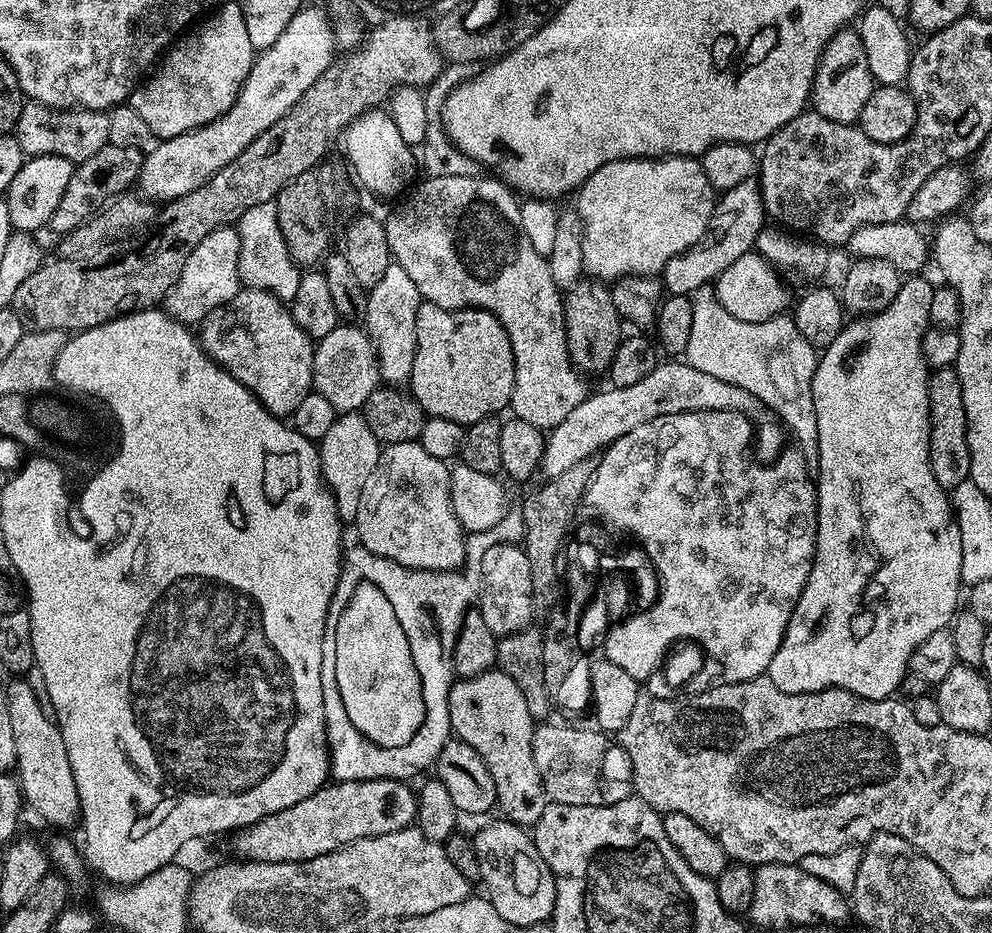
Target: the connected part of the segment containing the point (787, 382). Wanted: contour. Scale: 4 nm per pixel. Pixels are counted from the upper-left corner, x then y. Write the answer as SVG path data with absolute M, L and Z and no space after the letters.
M711 287L700 288L691 297L692 305L694 306L694 323L690 329L690 342L686 345L683 359L690 366L694 366L694 370L702 370L702 374L710 374L713 378L720 378L722 382L730 382L730 386L738 386L742 390L746 390L750 394L754 394L754 398L758 398L765 409L787 431L794 439L795 447L799 448L802 458L806 458L806 466L814 474L820 470L820 459L818 458L818 422L816 421L816 415L814 414L814 398L812 397L812 379L816 373L816 362L818 359L817 349L810 346L810 342L806 342L806 338L802 338L802 334L798 334L798 326L792 321L791 315L784 314L775 320L767 320L766 322L742 322L738 318L734 318L734 314L730 314L726 309L716 301L716 293Z

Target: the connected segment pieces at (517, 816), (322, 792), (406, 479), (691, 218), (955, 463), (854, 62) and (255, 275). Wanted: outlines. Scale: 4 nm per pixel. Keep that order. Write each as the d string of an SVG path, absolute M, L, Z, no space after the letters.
M493 670L474 678L457 679L448 695L448 709L455 739L478 750L478 758L486 762L486 770L494 778L499 811L504 811L503 819L521 826L536 825L550 801L544 793L538 766L534 766L534 718L526 710L526 698L522 698L514 678Z
M390 778L329 782L295 806L286 806L278 814L270 814L249 828L239 829L234 839L245 861L277 864L318 858L350 842L409 827L416 819L417 793L408 787L405 781Z
M411 440L410 442L398 442L381 447L378 466L374 466L374 471L370 473L370 478L366 478L366 486L362 489L362 498L358 498L358 514L354 521L356 532L360 535L358 540L359 547L370 550L370 554L378 554L390 562L398 562L398 566L406 566L414 570L426 570L427 572L454 572L465 567L464 555L467 554L468 548L464 545L466 533L464 527L458 522L454 514L454 506L450 502L450 468L447 463L422 450L419 442Z
M639 156L606 162L606 166L598 166L598 170L586 178L575 196L574 212L582 225L584 271L591 279L601 282L615 282L623 276L663 273L670 258L693 248L703 238L718 199L718 193L710 186L710 178L706 178L699 159L691 156Z
M955 367L935 369L928 377L928 401L930 402L930 470L934 470L934 478L938 486L950 490L958 486L958 482L969 479L970 450L966 438L966 410L962 406L962 382L958 382L958 374Z
M855 27L843 28L836 32L834 38L824 48L820 62L816 66L816 81L812 84L810 97L811 107L822 118L838 124L855 125L862 114L862 106L866 106L866 98L870 98L874 81L870 74L870 62L866 62L866 50L862 46L862 38Z
M262 202L262 206L253 206L242 214L235 225L240 239L238 250L238 274L245 288L266 290L279 300L290 302L298 291L301 269L290 258L286 250L286 238L282 238L282 229L278 226L278 210L273 202Z

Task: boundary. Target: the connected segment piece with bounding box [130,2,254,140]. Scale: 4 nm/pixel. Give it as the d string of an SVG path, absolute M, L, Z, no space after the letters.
M239 2L221 3L219 8L205 15L191 31L181 35L167 49L166 55L159 61L155 71L143 82L137 83L130 97L130 106L138 110L142 122L146 122L146 126L150 126L152 133L160 140L169 140L178 134L186 134L190 130L219 120L222 114L226 114L226 110L230 110L230 106L234 106L240 88L250 74L253 59L254 49L250 42L250 33L246 30L246 18L242 6Z

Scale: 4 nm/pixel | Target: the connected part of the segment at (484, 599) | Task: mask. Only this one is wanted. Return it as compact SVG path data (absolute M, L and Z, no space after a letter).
M491 543L483 549L478 567L478 611L486 626L498 638L515 636L533 623L532 587L530 586L530 558L526 558L520 544Z

